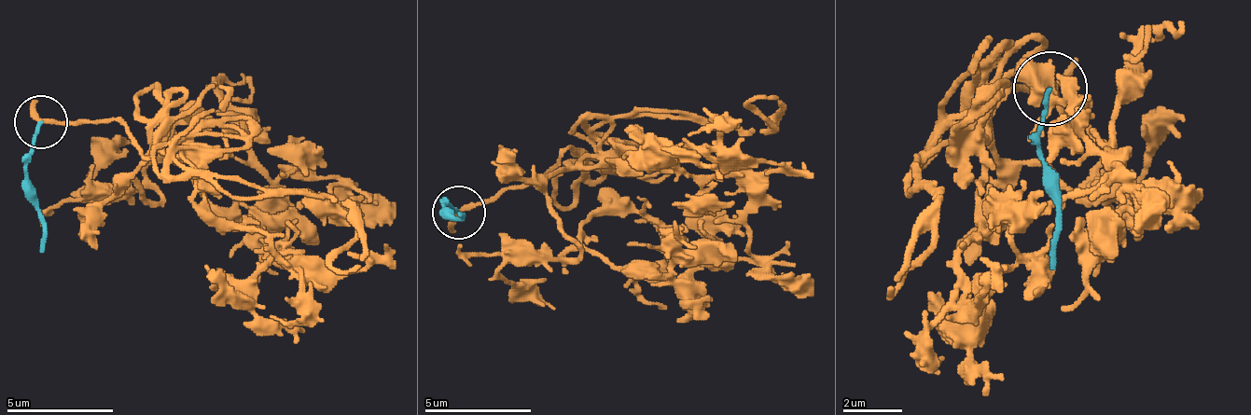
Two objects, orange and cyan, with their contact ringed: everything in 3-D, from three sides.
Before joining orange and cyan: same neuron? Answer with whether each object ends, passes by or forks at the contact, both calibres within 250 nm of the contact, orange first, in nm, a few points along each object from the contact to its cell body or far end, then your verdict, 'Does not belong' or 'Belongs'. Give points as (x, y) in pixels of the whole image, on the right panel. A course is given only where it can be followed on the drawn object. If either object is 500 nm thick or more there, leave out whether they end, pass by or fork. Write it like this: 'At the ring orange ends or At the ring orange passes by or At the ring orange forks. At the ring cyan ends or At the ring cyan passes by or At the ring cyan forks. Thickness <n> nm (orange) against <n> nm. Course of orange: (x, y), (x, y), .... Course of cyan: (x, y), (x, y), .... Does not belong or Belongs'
At the ring orange passes by. At the ring cyan ends. Thickness 240 nm (orange) against 150 nm. Course of orange: (1051, 90), (1007, 90), (985, 134), (1096, 201), (1104, 142), (1133, 215), (1118, 83), (1147, 31), (1185, 31). Course of cyan: (1051, 90), (1037, 149), (1045, 194), (1059, 209), (1051, 268). Does not belong

